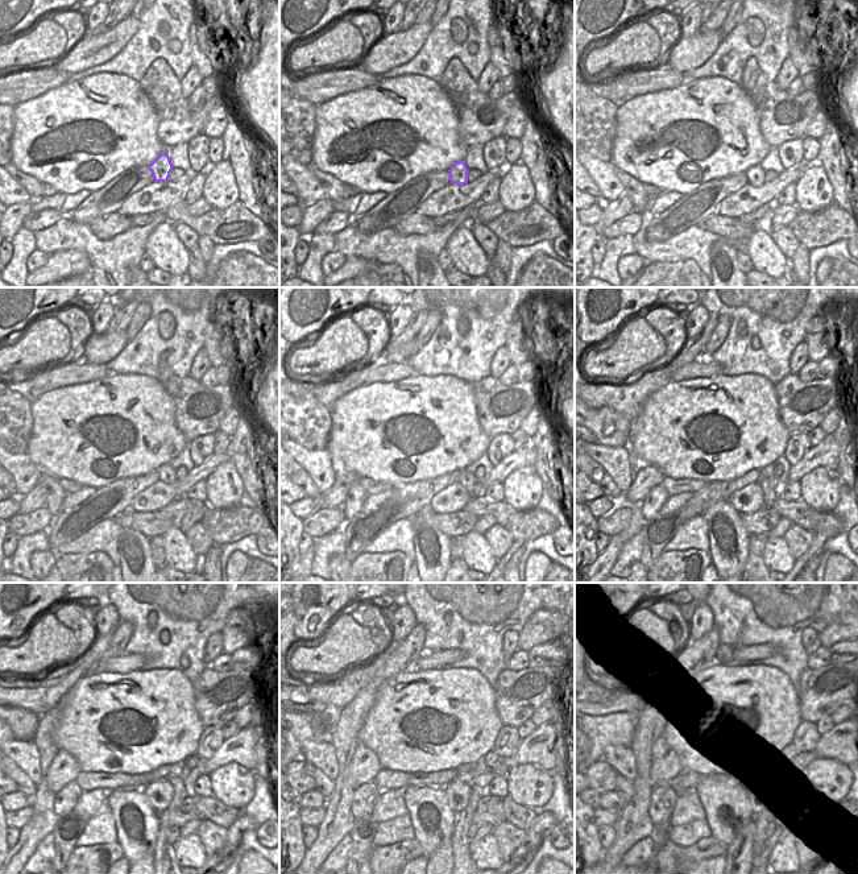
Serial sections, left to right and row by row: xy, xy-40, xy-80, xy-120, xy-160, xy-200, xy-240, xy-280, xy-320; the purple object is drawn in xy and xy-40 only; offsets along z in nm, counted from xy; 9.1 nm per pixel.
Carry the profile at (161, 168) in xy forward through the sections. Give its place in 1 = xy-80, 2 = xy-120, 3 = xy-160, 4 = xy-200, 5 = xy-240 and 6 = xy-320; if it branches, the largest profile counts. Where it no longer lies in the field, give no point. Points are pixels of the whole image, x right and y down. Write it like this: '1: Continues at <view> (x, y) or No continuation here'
1: Continues at xy-80 (755, 175)
2: Continues at xy-120 (166, 473)
3: Continues at xy-160 (475, 487)
4: Continues at xy-200 (770, 485)
5: Continues at xy-240 (181, 792)
6: Continues at xy-320 (765, 817)

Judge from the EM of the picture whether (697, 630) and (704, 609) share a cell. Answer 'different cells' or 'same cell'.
same cell

